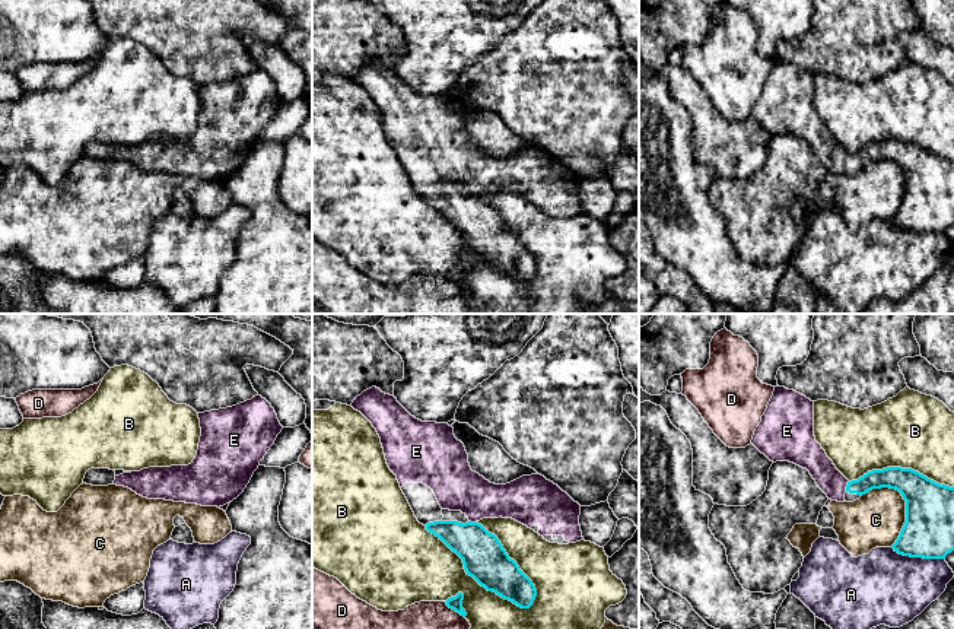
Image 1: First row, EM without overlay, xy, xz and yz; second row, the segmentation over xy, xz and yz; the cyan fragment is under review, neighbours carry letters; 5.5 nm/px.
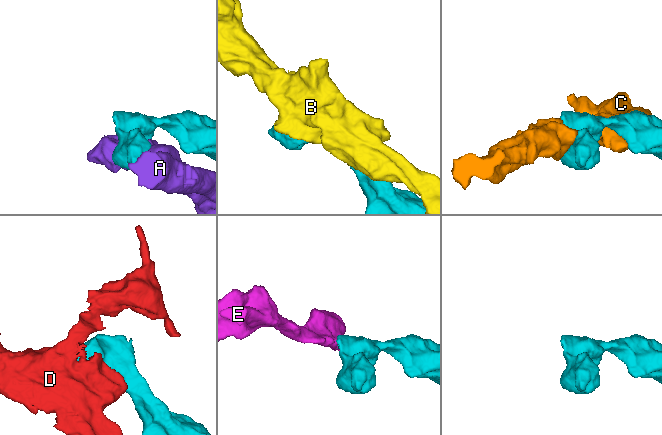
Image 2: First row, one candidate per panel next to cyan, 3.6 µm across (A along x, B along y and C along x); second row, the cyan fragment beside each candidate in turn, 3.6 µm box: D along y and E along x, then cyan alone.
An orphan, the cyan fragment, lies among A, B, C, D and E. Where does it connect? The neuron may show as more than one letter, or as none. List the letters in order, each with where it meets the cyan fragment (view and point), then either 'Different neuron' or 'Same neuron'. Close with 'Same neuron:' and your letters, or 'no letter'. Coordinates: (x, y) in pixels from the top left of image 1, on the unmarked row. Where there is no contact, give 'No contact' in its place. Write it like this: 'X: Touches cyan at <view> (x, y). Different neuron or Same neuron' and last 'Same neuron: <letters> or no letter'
A: Touches cyan at yz (918, 229). Different neuron
B: Touches cyan at xz (474, 251). Different neuron
C: Touches cyan at yz (906, 180). Different neuron
D: Touches cyan at xz (454, 282). Different neuron
E: Touches cyan at yz (846, 159). Same neuron
Same neuron: E

